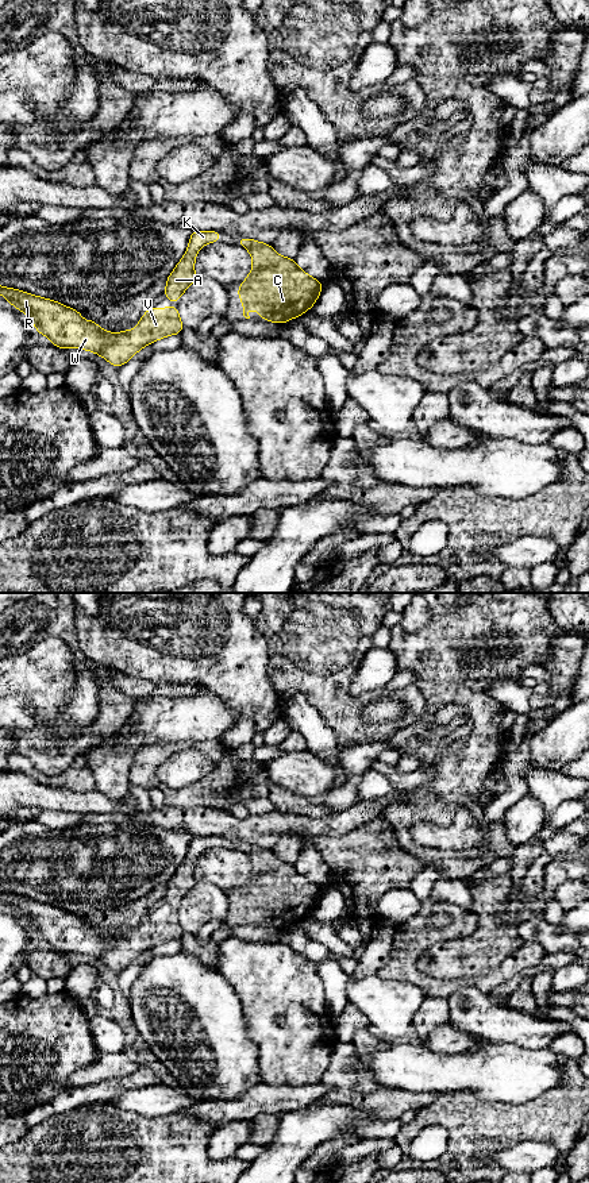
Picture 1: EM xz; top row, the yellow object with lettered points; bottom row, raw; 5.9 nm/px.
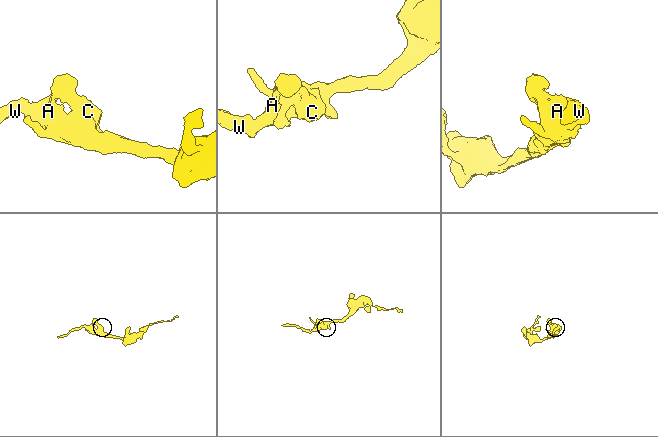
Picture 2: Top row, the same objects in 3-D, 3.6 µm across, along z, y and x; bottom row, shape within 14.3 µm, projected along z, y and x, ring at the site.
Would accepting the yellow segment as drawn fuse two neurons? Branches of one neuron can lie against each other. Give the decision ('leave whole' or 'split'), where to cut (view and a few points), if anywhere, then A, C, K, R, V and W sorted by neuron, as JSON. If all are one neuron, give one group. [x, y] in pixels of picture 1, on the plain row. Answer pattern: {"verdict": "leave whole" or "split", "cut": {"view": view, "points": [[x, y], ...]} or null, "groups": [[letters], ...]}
{"verdict": "leave whole", "cut": null, "groups": [["A", "C", "K", "R", "V", "W"]]}

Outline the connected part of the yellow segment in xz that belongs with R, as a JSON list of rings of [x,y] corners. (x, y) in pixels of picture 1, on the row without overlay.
[[[3,890],[0,899],[26,918],[31,928],[36,929],[34,935],[47,941],[57,953],[88,955],[115,972],[123,971],[145,951],[169,940],[178,940],[184,935],[177,912],[150,912],[138,926],[136,935],[112,939],[101,935],[93,925],[84,926],[81,917],[54,905]]]

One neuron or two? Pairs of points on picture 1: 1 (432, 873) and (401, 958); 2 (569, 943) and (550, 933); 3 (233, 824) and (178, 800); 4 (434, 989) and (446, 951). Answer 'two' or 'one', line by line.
1: two
2: one
3: two
4: two

